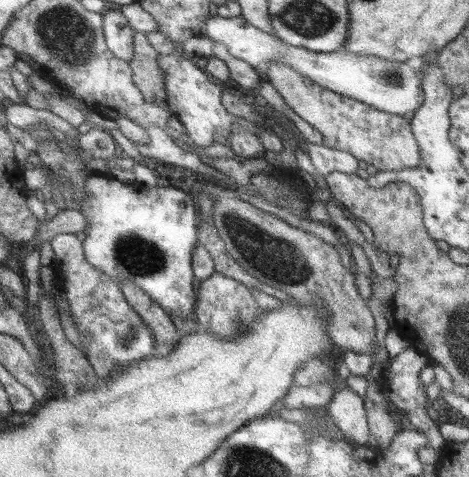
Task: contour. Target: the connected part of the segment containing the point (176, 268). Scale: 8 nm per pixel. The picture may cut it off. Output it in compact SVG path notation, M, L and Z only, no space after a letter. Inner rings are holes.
M90 174L87 179L86 184L86 198L84 202L77 207L78 210L88 219L88 228L84 230L85 240L83 241L84 255L87 256L88 263L92 263L96 269L106 273L108 277L112 277L112 281L120 284L120 281L124 279L134 282L134 285L144 289L147 295L150 295L156 303L164 309L168 314L173 313L178 317L190 318L188 314L192 312L194 308L194 302L196 302L196 292L194 292L194 264L192 264L192 252L195 252L196 244L198 244L198 234L197 225L198 217L196 212L198 211L198 204L195 203L192 198L182 189L178 189L172 185L168 187L146 187L146 185L141 183L141 180L136 180L135 182L124 183L118 182L118 179L112 178L102 178L102 175Z

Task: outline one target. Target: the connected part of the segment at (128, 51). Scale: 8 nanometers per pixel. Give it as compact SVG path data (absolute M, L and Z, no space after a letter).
M108 10L103 14L103 32L111 51L126 62L134 58L133 36L135 30L130 26L121 10Z

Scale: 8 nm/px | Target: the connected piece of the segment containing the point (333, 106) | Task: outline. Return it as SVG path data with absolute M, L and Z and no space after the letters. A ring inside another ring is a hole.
M266 64L266 80L281 94L285 103L316 128L324 138L323 144L338 149L373 164L379 171L408 171L423 162L420 144L411 129L411 124L402 116L382 112L372 105L342 96L332 89L324 88L306 76L292 70L286 64Z

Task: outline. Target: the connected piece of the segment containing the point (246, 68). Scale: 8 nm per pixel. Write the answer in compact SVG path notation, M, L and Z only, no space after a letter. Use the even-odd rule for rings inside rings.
M212 40L212 43L214 43L212 56L222 59L227 64L231 83L238 83L242 88L253 90L256 94L256 87L264 80L264 77L245 60L232 56L224 43L216 42L216 40Z

